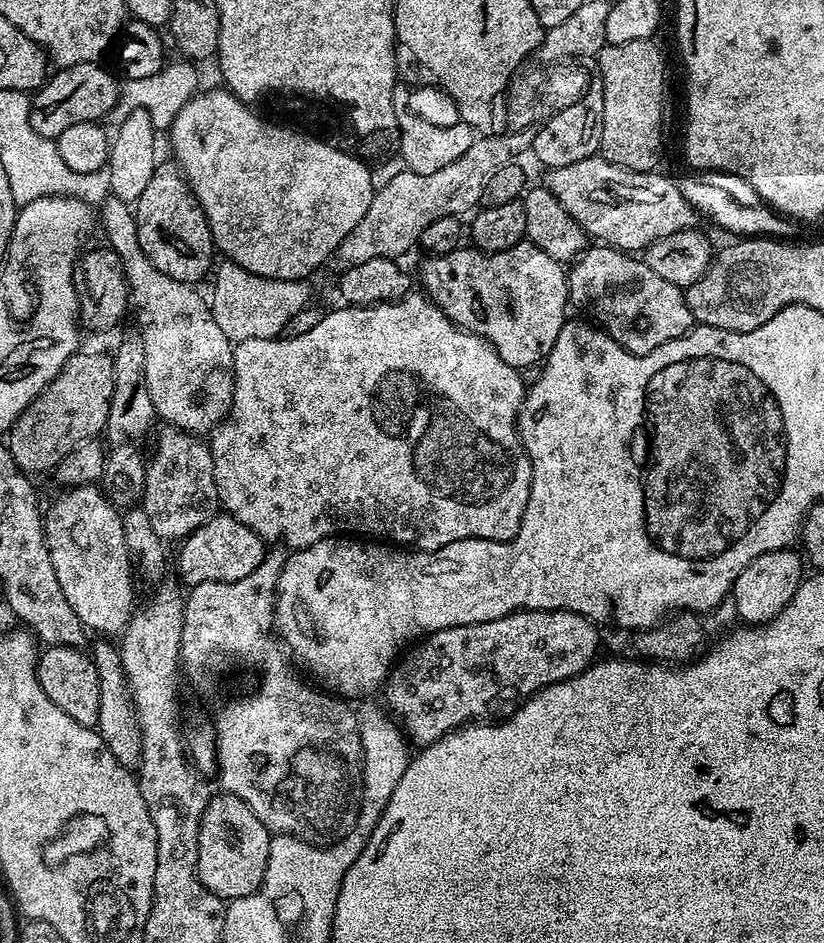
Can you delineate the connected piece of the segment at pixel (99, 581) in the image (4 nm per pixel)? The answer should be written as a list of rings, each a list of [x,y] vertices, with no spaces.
[[[75,485],[60,495],[45,513],[44,536],[47,538],[47,548],[58,584],[66,602],[74,610],[85,628],[98,631],[99,635],[115,637],[121,635],[134,610],[132,598],[134,588],[134,567],[125,542],[121,513],[106,494],[95,485]]]

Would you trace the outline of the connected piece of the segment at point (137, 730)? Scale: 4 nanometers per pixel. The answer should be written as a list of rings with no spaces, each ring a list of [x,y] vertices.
[[[104,638],[97,640],[98,642],[94,642],[90,648],[91,658],[95,662],[95,669],[98,670],[99,682],[99,718],[96,729],[119,764],[134,768],[139,765],[141,758],[141,728],[137,722],[131,688],[122,666],[119,647],[113,641]]]

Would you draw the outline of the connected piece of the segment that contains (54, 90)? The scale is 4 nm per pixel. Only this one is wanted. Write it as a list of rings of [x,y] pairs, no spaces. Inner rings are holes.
[[[100,62],[75,64],[49,75],[43,86],[37,88],[31,97],[29,118],[33,129],[44,138],[55,141],[62,134],[62,130],[78,126],[78,122],[103,121],[103,116],[116,103],[121,103],[122,95],[121,81],[115,80],[102,65]]]

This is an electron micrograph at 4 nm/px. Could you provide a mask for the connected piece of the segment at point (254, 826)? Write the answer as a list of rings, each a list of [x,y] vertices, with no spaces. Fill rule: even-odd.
[[[228,793],[211,797],[200,819],[196,863],[199,880],[220,899],[229,901],[248,897],[265,880],[271,837],[268,828],[240,798]]]

